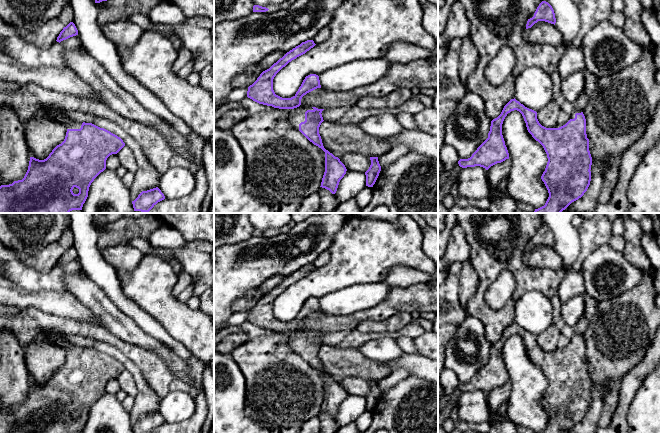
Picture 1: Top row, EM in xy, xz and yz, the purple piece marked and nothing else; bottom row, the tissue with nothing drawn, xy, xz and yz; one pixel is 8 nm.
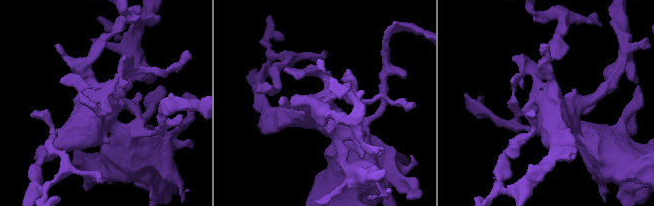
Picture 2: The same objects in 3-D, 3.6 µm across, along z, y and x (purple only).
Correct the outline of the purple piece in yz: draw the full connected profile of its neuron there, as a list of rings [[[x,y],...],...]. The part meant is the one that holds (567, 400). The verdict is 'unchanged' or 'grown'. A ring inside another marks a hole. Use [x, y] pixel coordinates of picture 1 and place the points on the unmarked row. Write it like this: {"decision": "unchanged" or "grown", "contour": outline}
{"decision": "grown", "contour": [[[515,322],[511,323],[501,338],[491,345],[488,362],[470,382],[460,383],[459,390],[480,390],[488,394],[509,383],[502,348],[507,338],[514,334],[522,338],[528,356],[543,370],[548,382],[541,403],[549,421],[545,429],[538,433],[566,433],[584,419],[591,405],[592,381],[586,343],[580,334],[574,333],[568,345],[546,352],[539,347],[536,335],[525,331]]]}

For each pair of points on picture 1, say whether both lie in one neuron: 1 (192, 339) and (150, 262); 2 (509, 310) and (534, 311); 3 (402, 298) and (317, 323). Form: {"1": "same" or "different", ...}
{"1": "same", "2": "different", "3": "same"}

